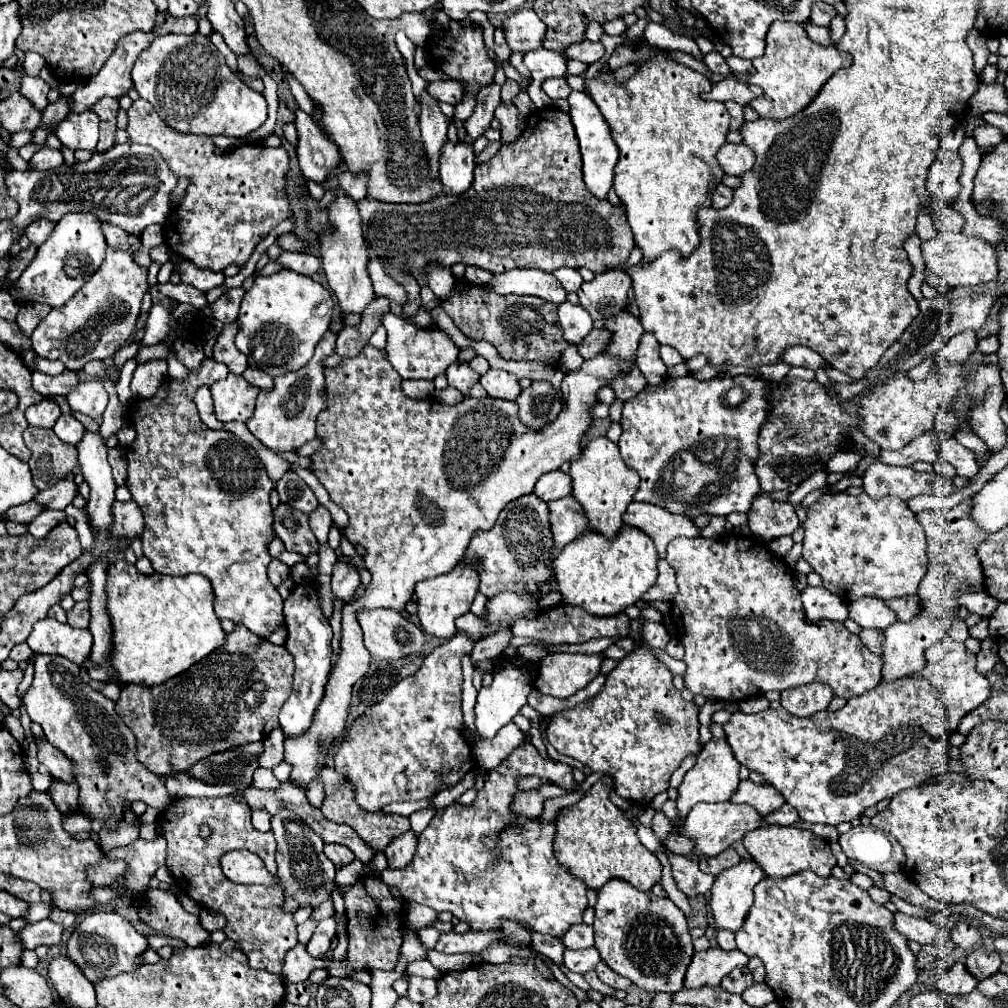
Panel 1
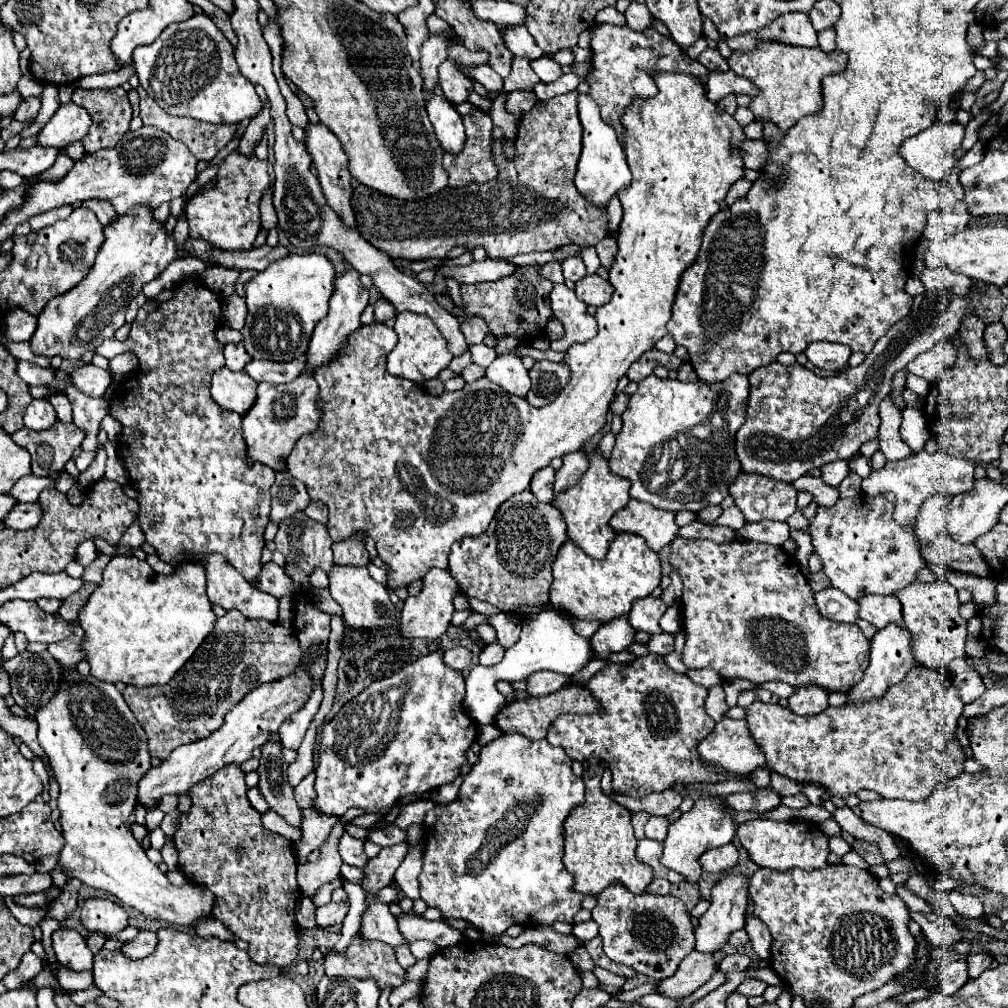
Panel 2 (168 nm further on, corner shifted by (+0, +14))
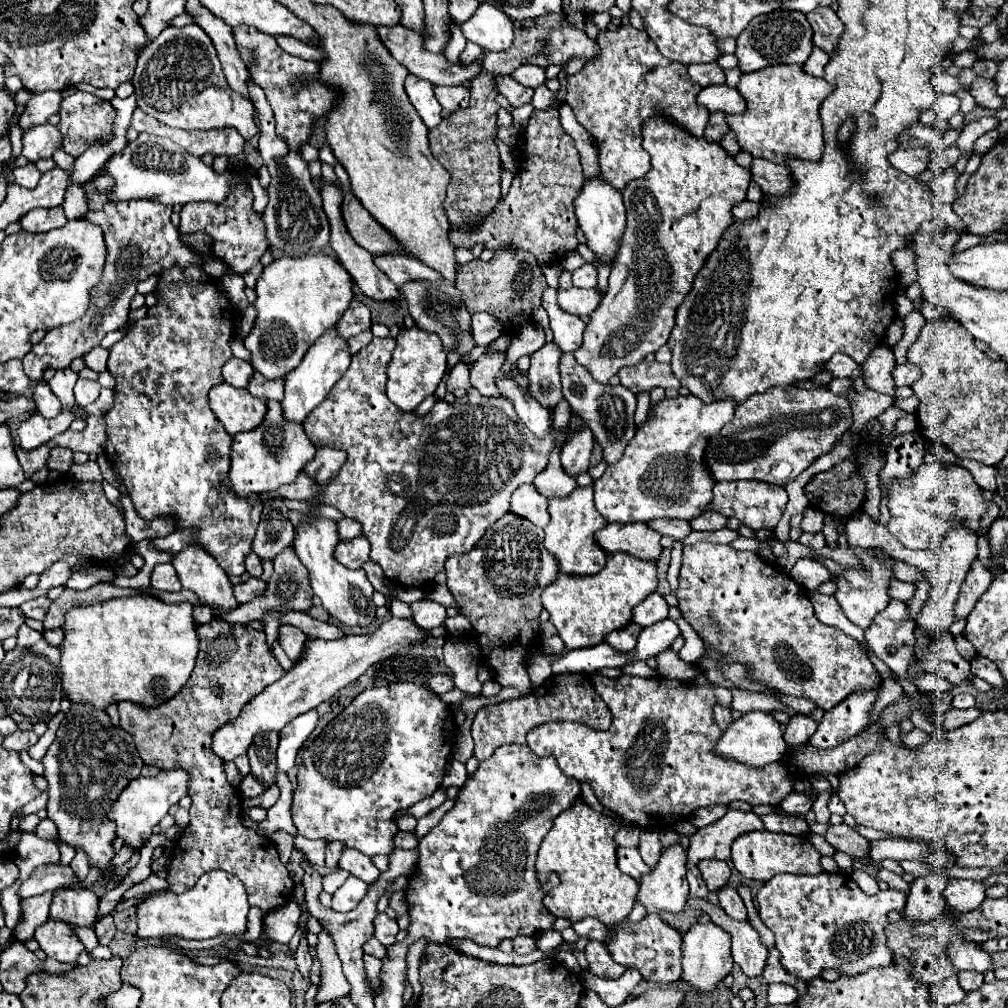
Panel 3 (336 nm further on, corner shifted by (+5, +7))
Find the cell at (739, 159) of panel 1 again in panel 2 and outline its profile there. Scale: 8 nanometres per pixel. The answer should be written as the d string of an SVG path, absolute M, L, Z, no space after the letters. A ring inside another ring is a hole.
M746 139L742 143L740 153L742 153L742 159L744 159L744 163L746 163L748 169L762 171L766 167L766 163L768 163L768 147L766 147L766 143L762 139L760 141Z

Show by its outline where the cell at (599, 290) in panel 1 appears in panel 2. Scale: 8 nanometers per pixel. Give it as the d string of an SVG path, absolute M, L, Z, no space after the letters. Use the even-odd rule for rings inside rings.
M586 275L584 279L580 279L576 283L576 289L574 289L576 297L580 301L584 301L586 305L594 305L594 307L600 307L604 305L612 293L614 293L614 287L610 285L610 281L602 279L600 275Z

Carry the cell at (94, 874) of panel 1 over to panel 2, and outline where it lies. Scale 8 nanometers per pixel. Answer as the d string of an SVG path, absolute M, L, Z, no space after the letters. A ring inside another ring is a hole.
M76 669L72 675L62 675L60 691L50 699L48 705L36 711L38 721L38 743L50 759L54 777L60 785L58 809L60 809L60 825L66 845L60 853L60 863L64 865L66 875L74 875L90 887L104 889L118 897L124 905L136 909L138 913L150 919L162 919L172 925L194 929L198 921L210 919L216 903L216 895L200 885L184 885L176 887L168 881L168 877L154 865L140 843L132 837L128 827L128 817L136 805L136 789L140 777L152 767L150 753L146 747L146 733L142 725L136 721L128 705L124 703L122 693L112 685L98 679L80 679Z

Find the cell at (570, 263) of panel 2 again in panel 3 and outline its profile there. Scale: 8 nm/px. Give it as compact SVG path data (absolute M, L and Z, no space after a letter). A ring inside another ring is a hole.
M585 264L573 272L573 286L577 288L593 288L597 286L597 270L593 264Z

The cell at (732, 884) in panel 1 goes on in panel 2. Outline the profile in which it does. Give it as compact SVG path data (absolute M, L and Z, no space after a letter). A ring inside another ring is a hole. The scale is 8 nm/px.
M742 873L736 875L726 875L724 879L720 879L714 889L712 889L712 897L710 897L710 909L700 917L700 927L694 929L694 937L696 937L696 951L700 953L716 953L720 951L726 943L730 933L738 931L744 927L744 913L746 913L746 901L748 897L748 879Z

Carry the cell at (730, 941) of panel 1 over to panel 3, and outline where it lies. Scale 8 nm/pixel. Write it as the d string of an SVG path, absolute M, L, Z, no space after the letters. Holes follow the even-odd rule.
M689 896L691 908L701 908L709 915L711 921L719 924L731 934L731 954L733 962L739 964L739 968L749 976L755 978L765 966L767 960L767 948L759 942L759 936L751 924L741 924L737 920L731 920L720 906L713 906L707 900L697 900Z

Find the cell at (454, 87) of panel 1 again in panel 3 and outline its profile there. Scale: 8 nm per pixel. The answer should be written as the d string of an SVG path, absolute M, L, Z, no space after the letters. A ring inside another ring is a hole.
M435 86L433 90L439 104L449 112L467 108L469 104L469 88L465 86Z

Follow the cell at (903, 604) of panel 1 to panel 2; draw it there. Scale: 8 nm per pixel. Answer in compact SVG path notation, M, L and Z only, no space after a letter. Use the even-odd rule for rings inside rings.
M914 581L912 585L900 589L896 597L902 603L902 615L906 627L912 633L912 655L916 661L928 669L948 667L952 659L966 657L964 643L966 643L966 621L958 615L960 601L956 589L946 581L934 583L920 583Z

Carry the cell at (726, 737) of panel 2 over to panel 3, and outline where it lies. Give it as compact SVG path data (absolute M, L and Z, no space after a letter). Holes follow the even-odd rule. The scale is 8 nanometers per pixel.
M749 712L749 714L743 714L743 718L735 720L723 732L723 736L715 742L715 748L713 748L713 752L717 756L729 758L729 760L735 760L735 762L753 766L753 768L763 768L763 766L767 766L771 762L783 760L783 756L785 756L783 750L787 750L787 744L783 740L781 726L779 726L779 722L771 714L765 714L765 712Z

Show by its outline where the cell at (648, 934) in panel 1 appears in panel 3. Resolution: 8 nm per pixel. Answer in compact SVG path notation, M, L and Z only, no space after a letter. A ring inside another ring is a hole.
M649 914L637 924L623 920L607 928L611 938L605 942L605 948L613 962L639 970L641 976L651 982L671 984L681 978L681 934L671 924L663 922L659 914Z

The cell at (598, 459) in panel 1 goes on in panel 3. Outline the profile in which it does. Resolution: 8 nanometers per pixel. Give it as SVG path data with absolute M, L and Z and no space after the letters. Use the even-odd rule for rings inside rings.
M577 486L565 498L549 498L551 520L545 526L545 548L559 558L559 572L565 574L597 574L605 566L607 554L595 542L595 532L607 526L607 520L599 516L593 504L593 486Z

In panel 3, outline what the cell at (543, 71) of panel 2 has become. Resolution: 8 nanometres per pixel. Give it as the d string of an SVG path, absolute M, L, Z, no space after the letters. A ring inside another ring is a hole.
M523 64L519 66L513 74L511 74L519 84L529 86L529 88L537 88L541 84L545 84L545 68L541 66L533 66L533 64Z

